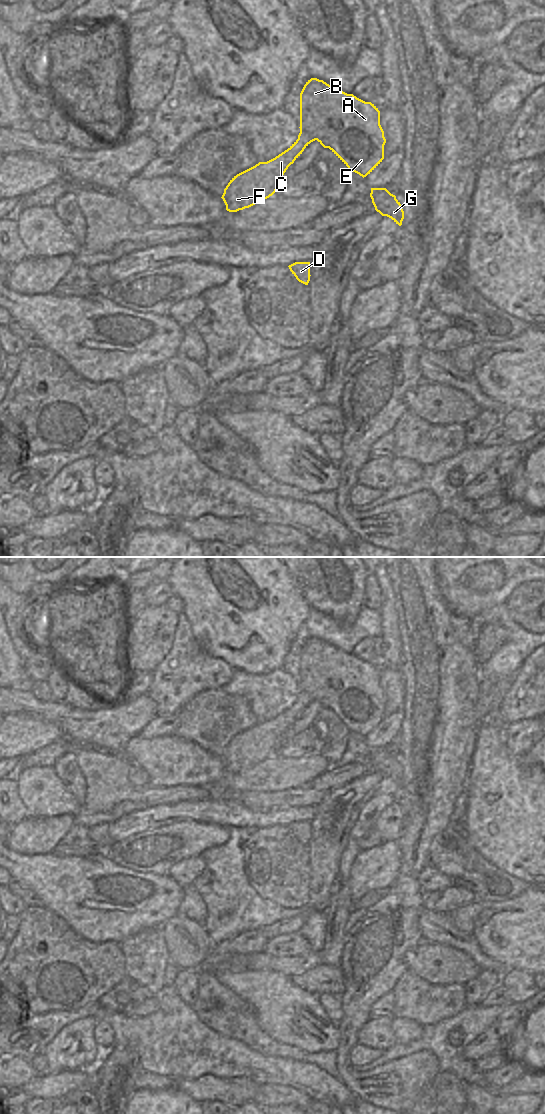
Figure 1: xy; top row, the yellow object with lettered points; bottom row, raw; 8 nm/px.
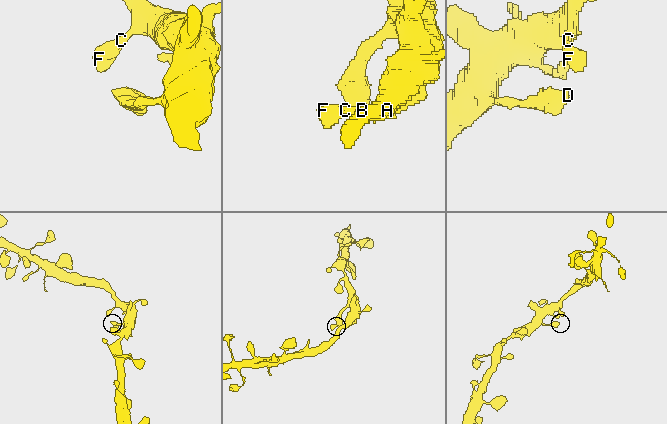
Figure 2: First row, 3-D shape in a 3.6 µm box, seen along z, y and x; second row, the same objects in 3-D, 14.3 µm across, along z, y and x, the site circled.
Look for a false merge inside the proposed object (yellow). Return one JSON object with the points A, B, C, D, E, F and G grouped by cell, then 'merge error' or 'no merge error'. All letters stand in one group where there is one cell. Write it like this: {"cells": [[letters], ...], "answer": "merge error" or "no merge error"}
{"cells": [["A", "B", "C", "D", "E", "F", "G"]], "answer": "no merge error"}

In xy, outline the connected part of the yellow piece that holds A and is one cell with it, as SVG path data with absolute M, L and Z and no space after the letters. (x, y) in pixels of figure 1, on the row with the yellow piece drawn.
M311 78L300 93L300 133L298 139L284 152L267 162L234 176L222 195L229 212L249 208L272 196L278 189L288 167L304 149L317 140L329 148L349 169L363 178L370 174L384 159L386 139L380 125L380 111L371 102L365 102L353 94L347 94L323 80Z

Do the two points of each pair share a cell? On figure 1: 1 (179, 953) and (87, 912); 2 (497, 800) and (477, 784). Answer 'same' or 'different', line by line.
1: different
2: same

